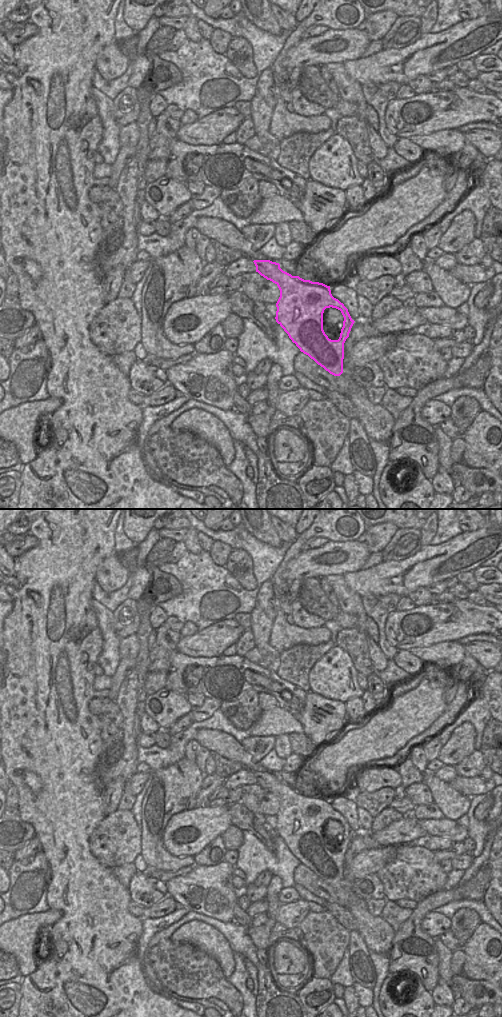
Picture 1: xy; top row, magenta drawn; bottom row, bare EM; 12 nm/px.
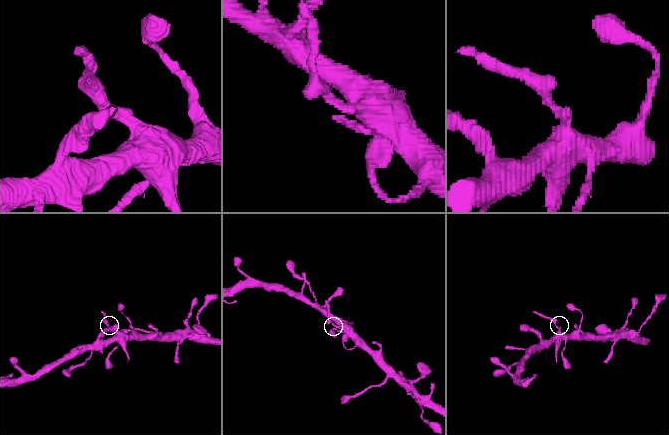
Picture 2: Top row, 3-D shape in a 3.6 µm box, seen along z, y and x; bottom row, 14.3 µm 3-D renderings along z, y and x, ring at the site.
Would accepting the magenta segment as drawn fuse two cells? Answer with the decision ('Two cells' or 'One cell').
Two cells.

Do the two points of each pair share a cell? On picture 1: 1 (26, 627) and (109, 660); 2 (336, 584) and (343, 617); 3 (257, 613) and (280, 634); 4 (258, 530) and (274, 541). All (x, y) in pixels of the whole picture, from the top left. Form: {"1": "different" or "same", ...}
{"1": "different", "2": "different", "3": "different", "4": "same"}

